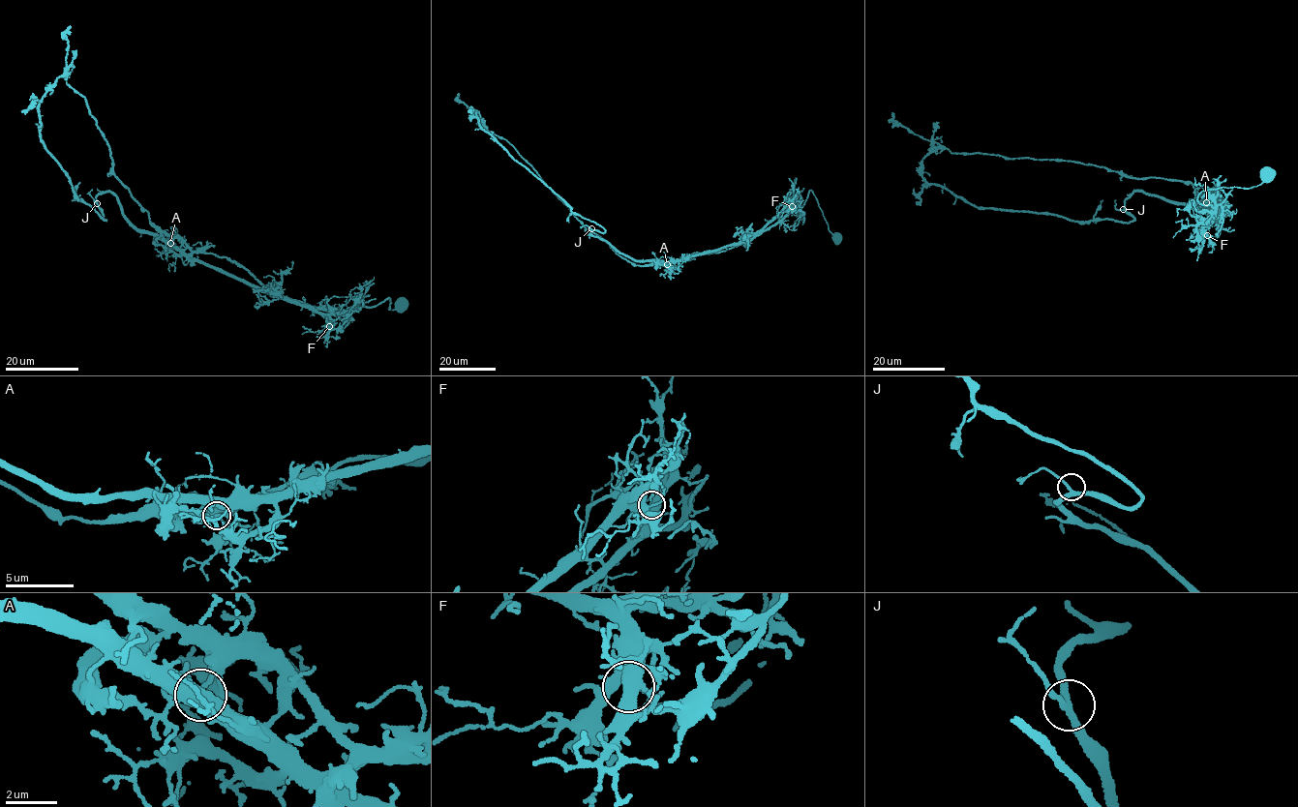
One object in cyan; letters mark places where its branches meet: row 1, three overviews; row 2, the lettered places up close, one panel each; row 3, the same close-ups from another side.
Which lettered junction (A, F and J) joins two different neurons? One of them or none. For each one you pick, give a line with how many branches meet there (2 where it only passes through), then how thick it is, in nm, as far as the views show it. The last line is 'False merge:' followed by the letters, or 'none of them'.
A: Branches: 3. Thickness 120 nm
False merge: A

